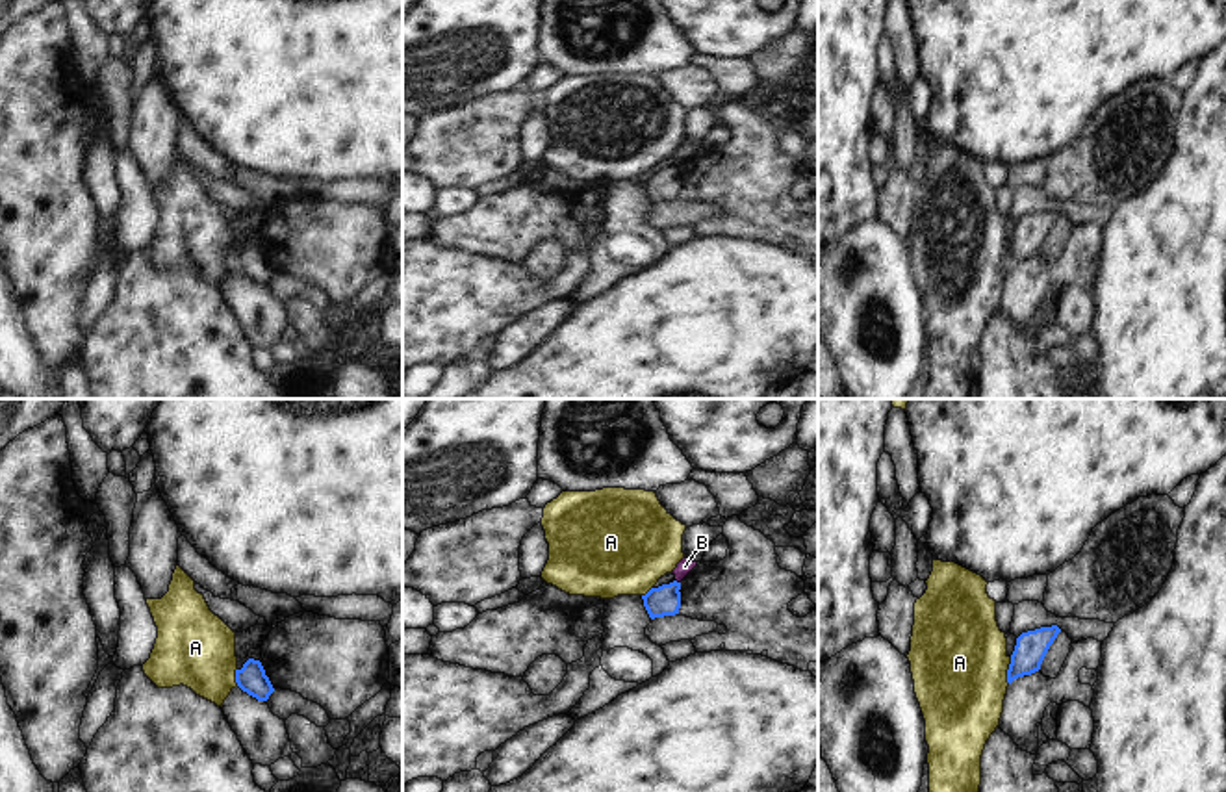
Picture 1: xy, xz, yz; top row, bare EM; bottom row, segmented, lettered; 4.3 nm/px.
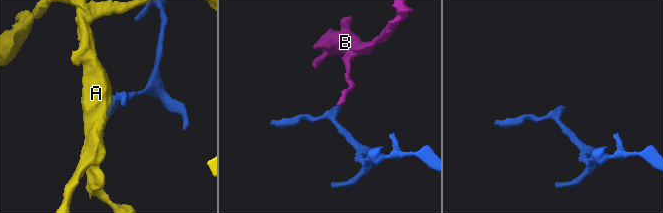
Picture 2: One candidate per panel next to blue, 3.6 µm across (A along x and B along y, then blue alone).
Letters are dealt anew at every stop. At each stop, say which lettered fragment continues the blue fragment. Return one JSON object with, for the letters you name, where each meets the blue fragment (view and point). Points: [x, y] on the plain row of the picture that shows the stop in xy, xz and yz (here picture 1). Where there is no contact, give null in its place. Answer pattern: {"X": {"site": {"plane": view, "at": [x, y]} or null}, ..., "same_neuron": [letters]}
{"same_neuron": []}

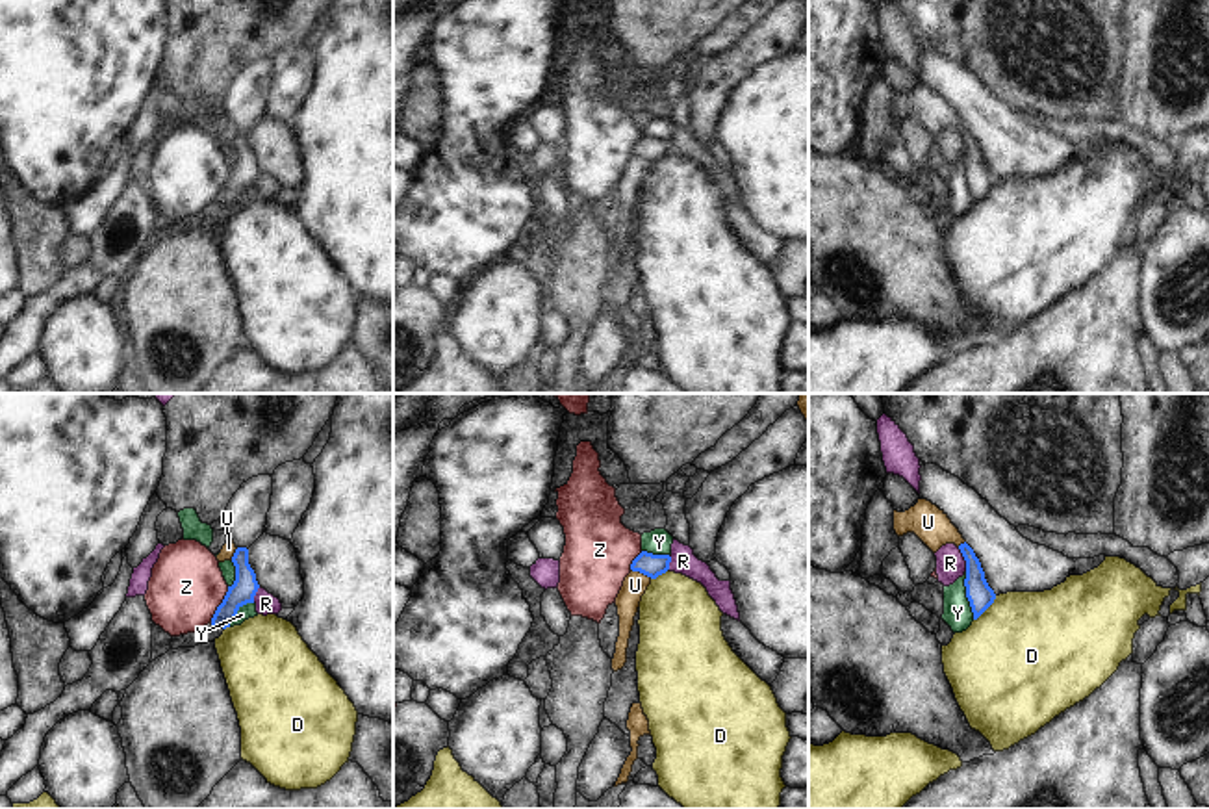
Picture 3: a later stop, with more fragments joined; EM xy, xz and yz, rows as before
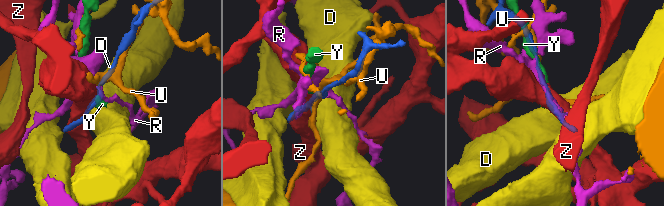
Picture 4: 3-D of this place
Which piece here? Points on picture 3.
{"D": {"site": {"plane": "yz", "at": [985, 193]}}, "same_neuron": ["D"]}

